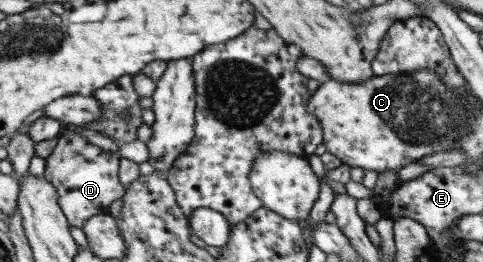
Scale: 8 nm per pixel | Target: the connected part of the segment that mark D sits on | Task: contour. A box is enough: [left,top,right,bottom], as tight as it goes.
[44,131,126,227]

